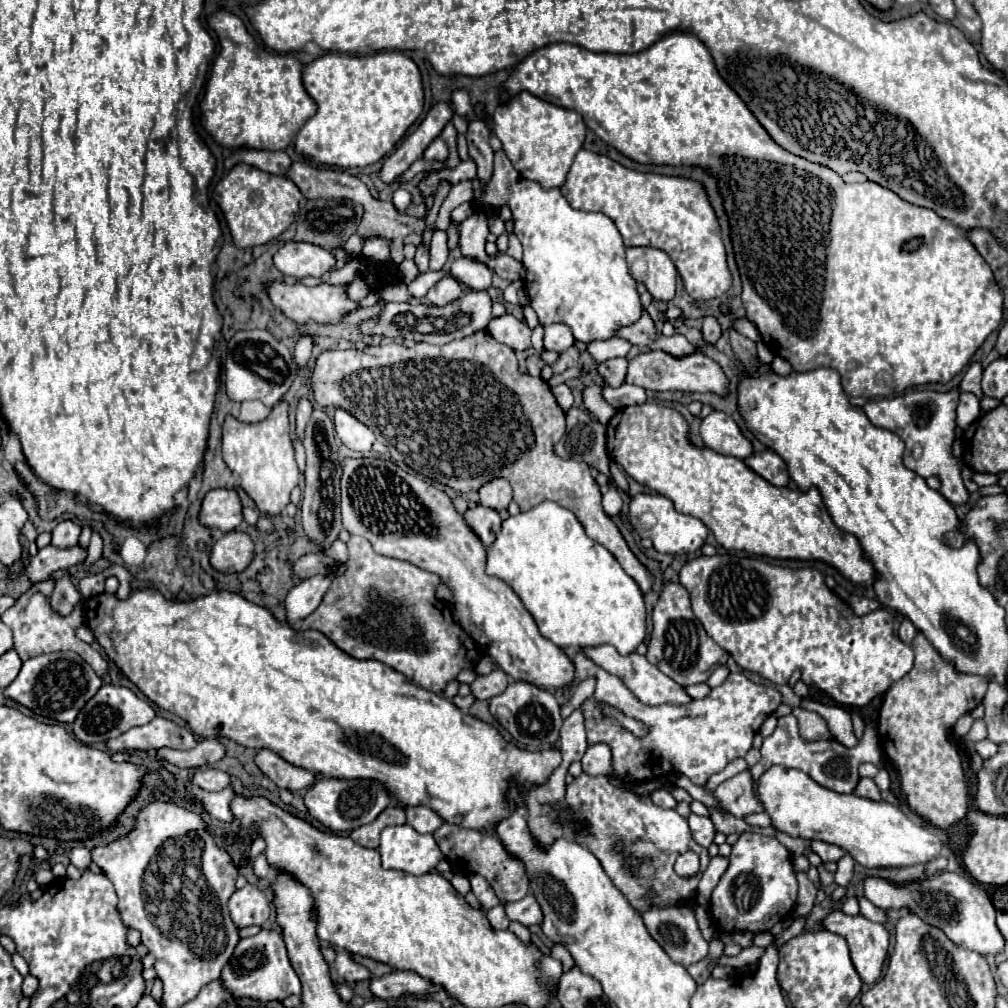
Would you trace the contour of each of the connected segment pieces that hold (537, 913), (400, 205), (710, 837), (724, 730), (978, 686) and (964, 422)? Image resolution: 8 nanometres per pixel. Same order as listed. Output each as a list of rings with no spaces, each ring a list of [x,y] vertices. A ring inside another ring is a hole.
[[[528,893],[522,901],[516,901],[516,903],[506,903],[504,905],[506,909],[506,915],[510,921],[518,921],[526,927],[530,925],[540,925],[542,923],[542,909],[536,901],[536,897],[532,893]]]
[[[398,187],[396,189],[396,193],[394,193],[394,199],[392,199],[392,203],[394,203],[394,207],[402,213],[408,205],[410,205],[410,201],[412,201],[412,197],[410,197],[410,193],[406,191],[406,189],[402,189],[402,187]]]
[[[694,813],[690,815],[688,823],[690,823],[690,829],[692,829],[694,841],[696,841],[698,845],[702,845],[702,847],[708,849],[708,847],[712,845],[712,841],[714,841],[714,835],[716,835],[714,823],[712,823],[710,819],[700,817],[700,815],[694,815]]]
[[[578,651],[576,655],[572,655],[572,663],[572,685],[578,685],[588,677],[596,679],[594,695],[580,705],[586,723],[588,745],[608,743],[612,751],[614,775],[624,783],[636,781],[638,769],[646,769],[650,765],[662,767],[662,763],[668,763],[672,773],[686,775],[694,785],[702,787],[714,773],[722,771],[730,759],[744,757],[748,753],[748,749],[752,747],[752,737],[756,735],[764,719],[772,715],[780,705],[780,693],[776,689],[752,683],[744,673],[730,673],[728,679],[720,687],[712,689],[706,699],[692,701],[688,705],[650,707],[636,701],[634,693],[618,677],[606,673],[584,653]],[[604,705],[610,705],[624,715],[642,721],[648,727],[648,733],[644,737],[632,735],[614,717],[604,715]]]
[[[922,633],[914,637],[912,649],[916,653],[914,669],[884,694],[878,718],[879,738],[898,769],[908,807],[932,825],[946,829],[974,811],[962,761],[958,749],[948,741],[948,733],[964,713],[970,713],[984,699],[988,681],[956,673]]]
[[[962,393],[956,409],[956,425],[960,429],[966,429],[972,421],[976,421],[980,415],[980,401],[974,393]]]

